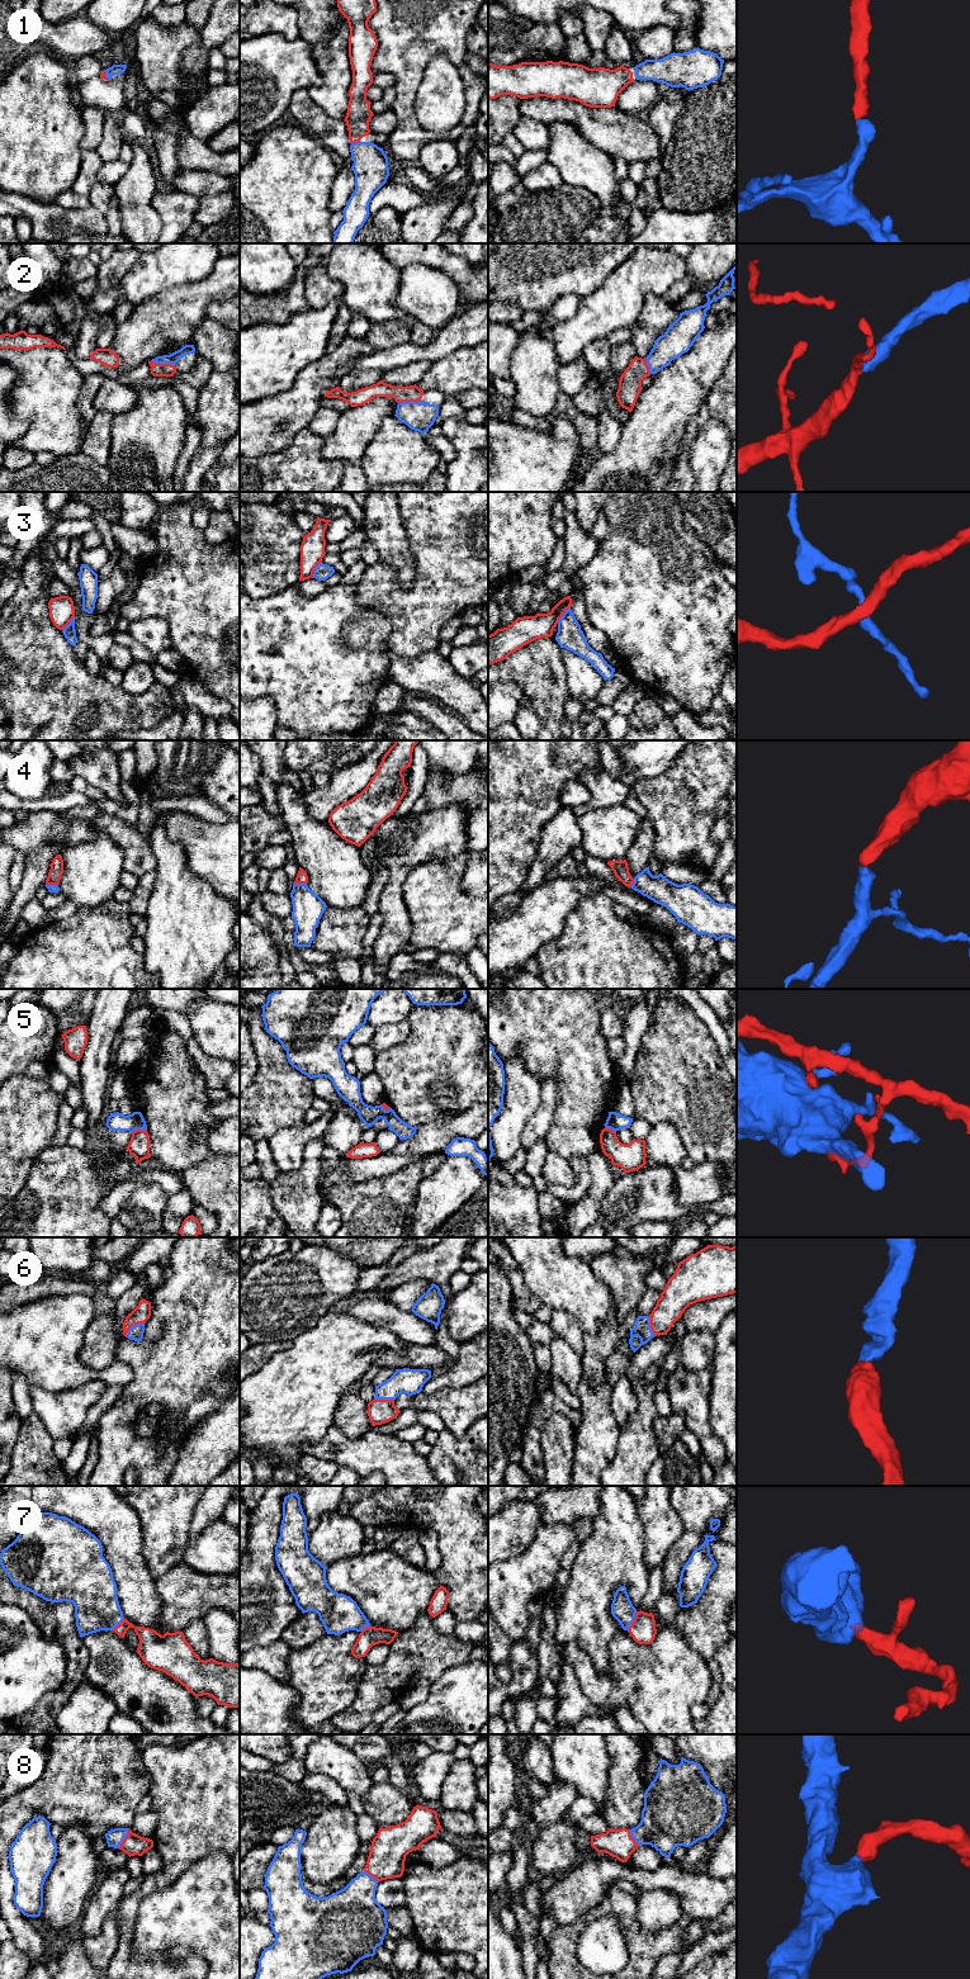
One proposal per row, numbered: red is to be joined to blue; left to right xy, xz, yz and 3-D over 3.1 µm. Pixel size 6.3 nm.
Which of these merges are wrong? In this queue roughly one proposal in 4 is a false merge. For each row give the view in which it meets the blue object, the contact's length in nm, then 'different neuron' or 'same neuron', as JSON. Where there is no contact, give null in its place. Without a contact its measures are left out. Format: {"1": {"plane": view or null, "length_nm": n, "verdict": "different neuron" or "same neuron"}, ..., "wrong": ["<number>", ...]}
{"1": {"plane": "xz", "length_nm": 60, "verdict": "same neuron"}, "2": {"plane": "xy", "length_nm": 160, "verdict": "same neuron"}, "3": {"plane": "yz", "length_nm": 130, "verdict": "different neuron"}, "4": {"plane": "xz", "length_nm": 80, "verdict": "same neuron"}, "5": {"plane": "xy", "length_nm": 100, "verdict": "different neuron"}, "6": {"plane": "xy", "length_nm": 150, "verdict": "same neuron"}, "7": {"plane": "yz", "length_nm": 140, "verdict": "same neuron"}, "8": {"plane": "xy", "length_nm": 140, "verdict": "same neuron"}, "wrong": ["3", "5"]}

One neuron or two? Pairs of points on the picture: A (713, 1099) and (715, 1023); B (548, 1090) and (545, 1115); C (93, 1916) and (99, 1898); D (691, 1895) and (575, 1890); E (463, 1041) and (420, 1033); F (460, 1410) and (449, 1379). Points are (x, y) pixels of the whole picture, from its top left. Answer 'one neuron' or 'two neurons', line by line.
A: two neurons
B: one neuron
C: one neuron
D: one neuron
E: one neuron
F: two neurons

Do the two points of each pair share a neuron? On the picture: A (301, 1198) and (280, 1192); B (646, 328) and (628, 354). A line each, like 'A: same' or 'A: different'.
A: same
B: different

